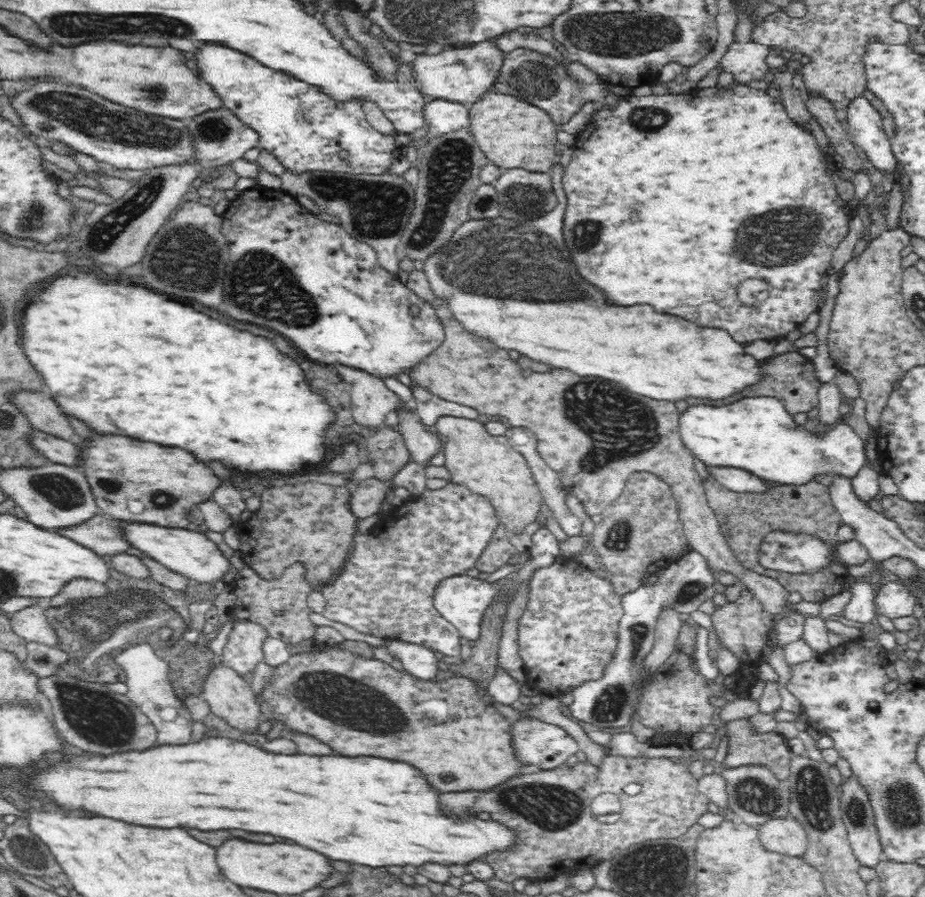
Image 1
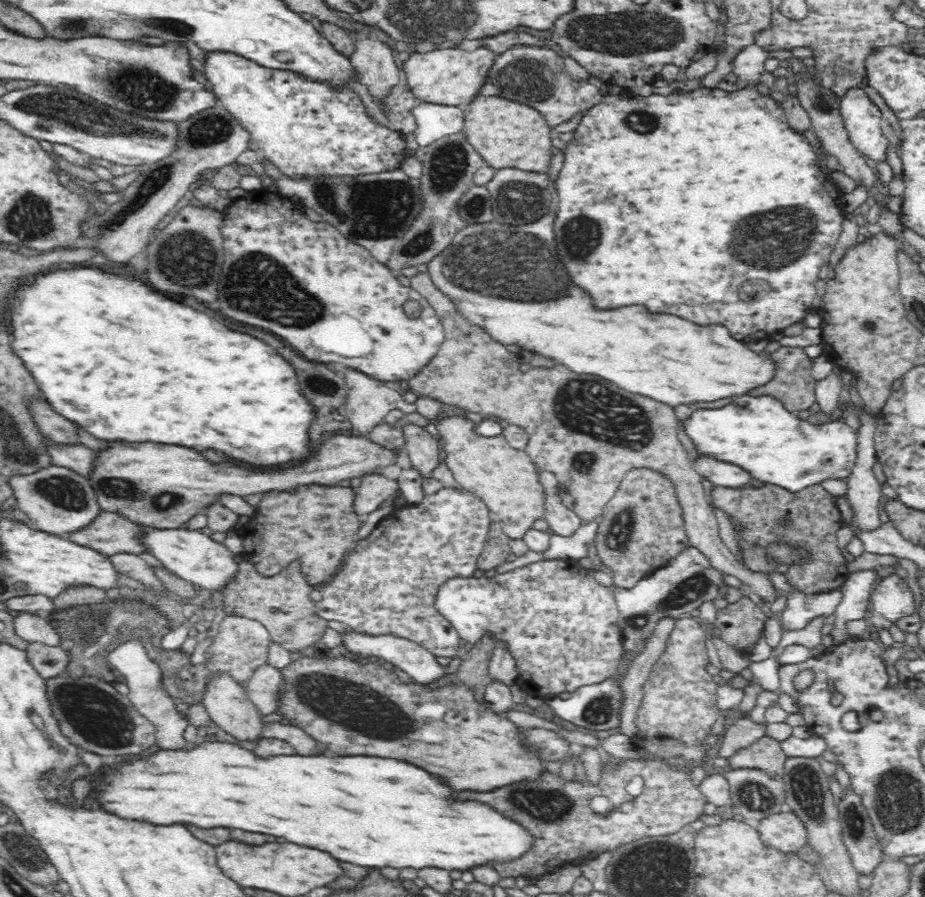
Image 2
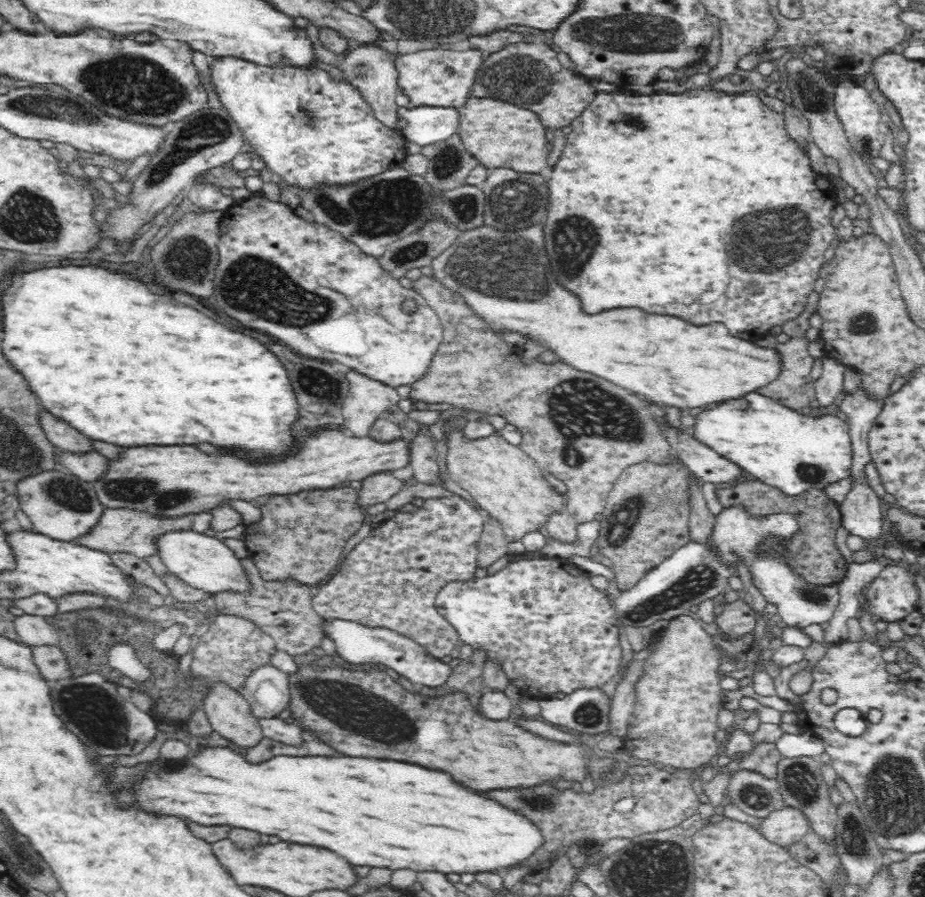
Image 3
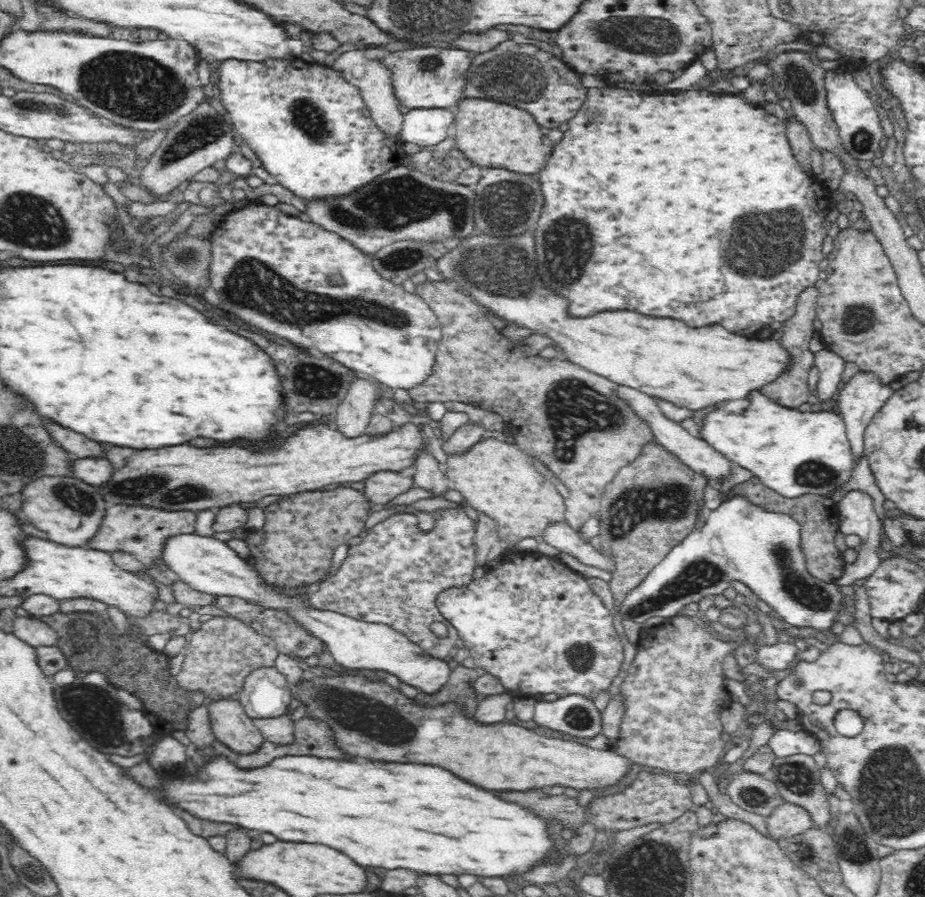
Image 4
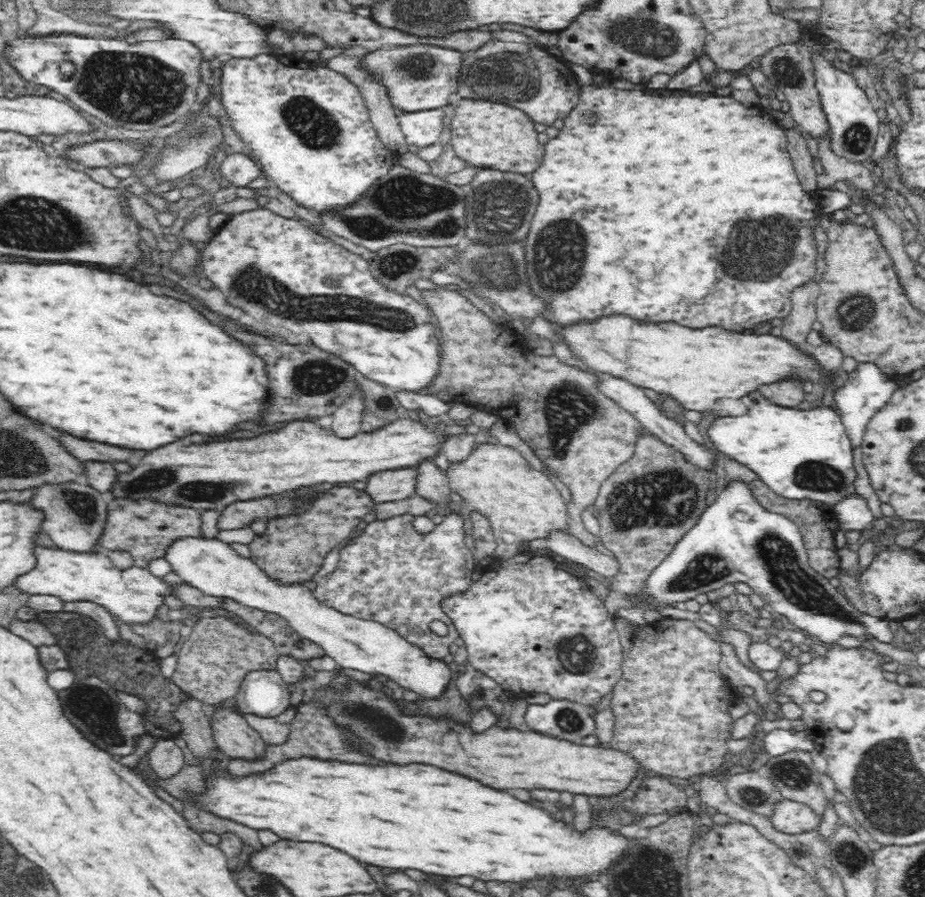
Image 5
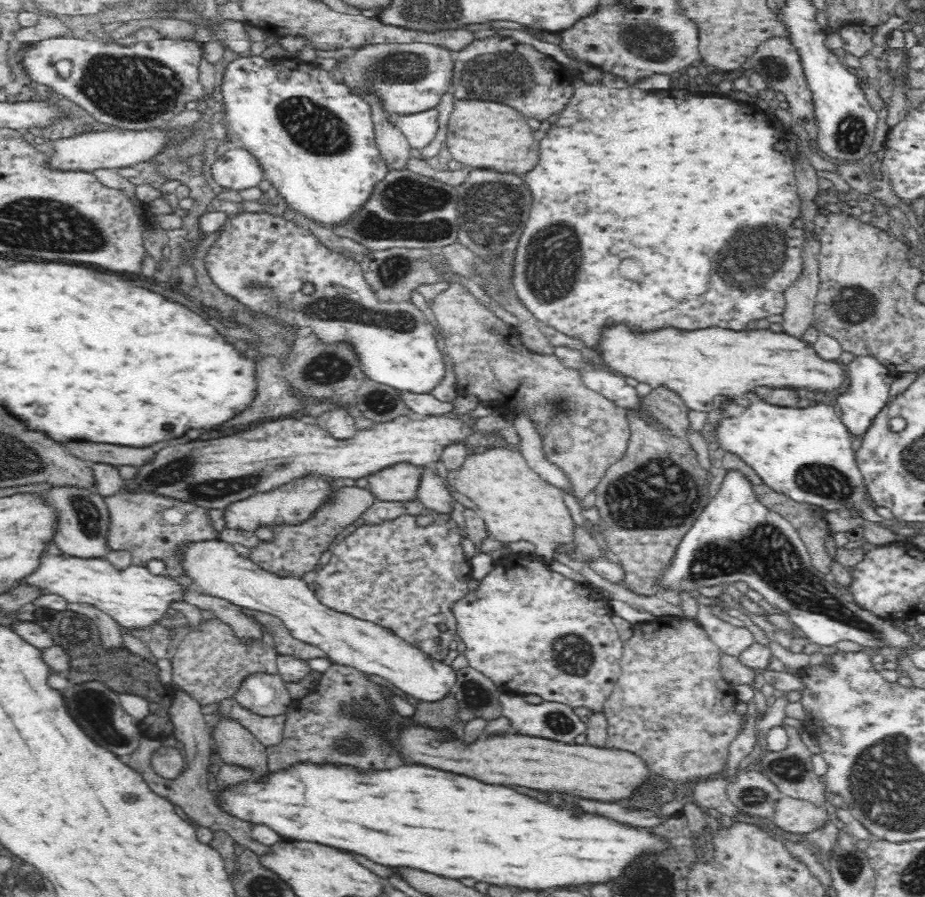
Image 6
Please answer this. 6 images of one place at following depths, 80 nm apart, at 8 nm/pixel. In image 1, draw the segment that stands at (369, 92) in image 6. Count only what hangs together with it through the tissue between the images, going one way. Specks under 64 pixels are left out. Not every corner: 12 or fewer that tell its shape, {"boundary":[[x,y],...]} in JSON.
{"boundary":[[490,42],[416,50],[413,85],[469,105],[490,90],[504,53]]}

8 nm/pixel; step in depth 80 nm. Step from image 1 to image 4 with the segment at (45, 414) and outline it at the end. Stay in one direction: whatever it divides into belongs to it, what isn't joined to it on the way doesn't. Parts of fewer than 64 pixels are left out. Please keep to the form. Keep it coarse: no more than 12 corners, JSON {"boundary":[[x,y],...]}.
{"boundary":[[46,426],[49,436],[74,458],[106,458],[108,444],[98,444]]}

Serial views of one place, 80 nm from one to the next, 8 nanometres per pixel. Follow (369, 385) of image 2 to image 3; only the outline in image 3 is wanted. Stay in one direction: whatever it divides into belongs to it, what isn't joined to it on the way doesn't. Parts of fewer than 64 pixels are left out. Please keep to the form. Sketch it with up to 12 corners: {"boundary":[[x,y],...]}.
{"boundary":[[346,370],[341,429],[365,437],[386,408],[396,389]]}

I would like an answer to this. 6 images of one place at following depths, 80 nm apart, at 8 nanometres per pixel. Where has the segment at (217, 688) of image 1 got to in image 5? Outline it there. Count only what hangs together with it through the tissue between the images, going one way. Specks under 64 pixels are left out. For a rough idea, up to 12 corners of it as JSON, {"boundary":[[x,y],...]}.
{"boundary":[[231,708],[210,721],[215,744],[230,760],[266,756],[260,735]]}

